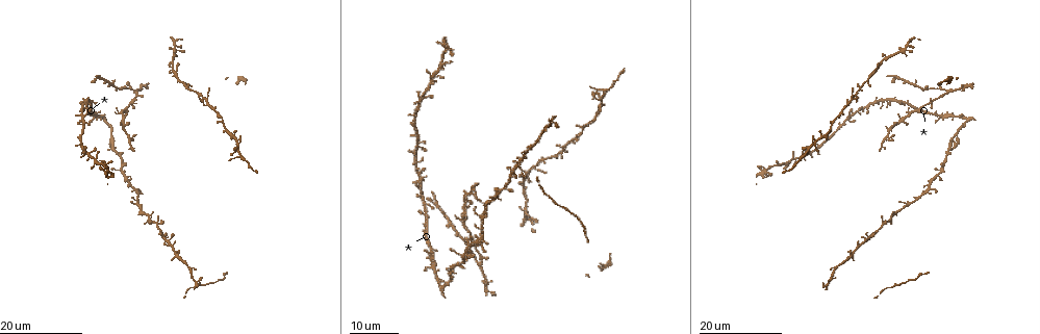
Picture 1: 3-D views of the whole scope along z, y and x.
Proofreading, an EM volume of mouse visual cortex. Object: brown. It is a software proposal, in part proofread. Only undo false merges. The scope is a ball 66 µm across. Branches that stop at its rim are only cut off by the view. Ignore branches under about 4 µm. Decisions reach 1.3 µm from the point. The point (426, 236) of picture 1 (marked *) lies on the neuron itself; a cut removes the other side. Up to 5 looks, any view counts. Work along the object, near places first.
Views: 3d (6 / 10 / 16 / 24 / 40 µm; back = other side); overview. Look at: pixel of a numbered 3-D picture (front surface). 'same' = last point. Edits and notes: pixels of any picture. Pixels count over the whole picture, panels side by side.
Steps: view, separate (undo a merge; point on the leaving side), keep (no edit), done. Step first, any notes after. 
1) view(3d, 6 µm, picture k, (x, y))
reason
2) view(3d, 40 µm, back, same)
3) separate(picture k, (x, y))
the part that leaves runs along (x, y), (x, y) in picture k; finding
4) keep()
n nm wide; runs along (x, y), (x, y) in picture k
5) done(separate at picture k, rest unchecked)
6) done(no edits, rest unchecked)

view(3d, 16 µm, picture 1, (918, 84))
thin arm on a thick one

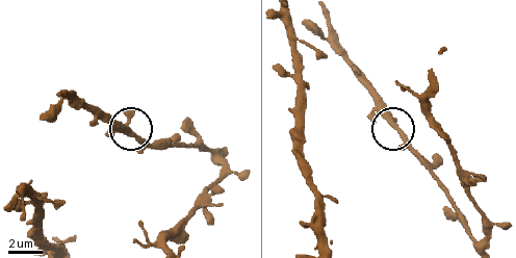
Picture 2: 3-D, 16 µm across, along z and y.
view(3d, 6 µm, picture 2, (391, 122))
closer look

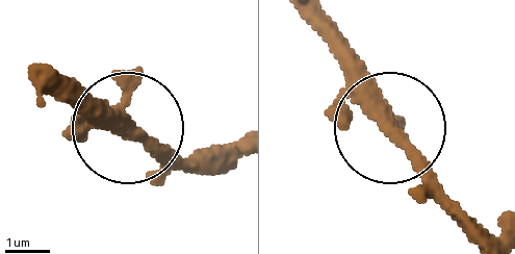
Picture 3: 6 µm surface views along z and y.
keep()
270 nm wide; continuous, no second neuron

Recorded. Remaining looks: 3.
view(3d, 16 µm, picture 1, (894, 98))

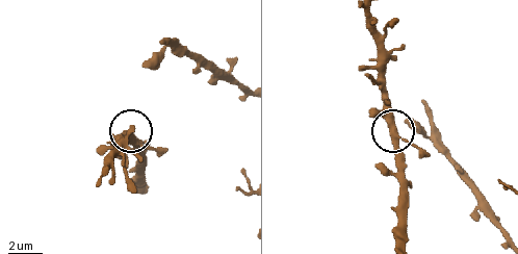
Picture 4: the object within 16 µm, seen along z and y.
view(3d, 10 µm, same)

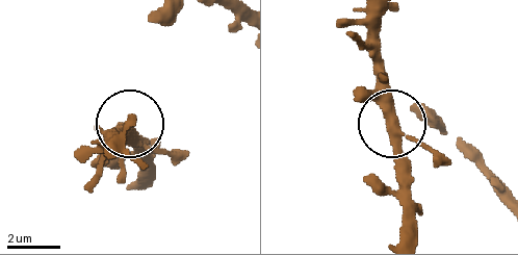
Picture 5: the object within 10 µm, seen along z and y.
keep()
side arm 46 µm; runs along (409, 232), (402, 138), (388, 111), (382, 41) in picture 5; all the same neuron

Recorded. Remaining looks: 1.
done(no edits, rest unchecked)

